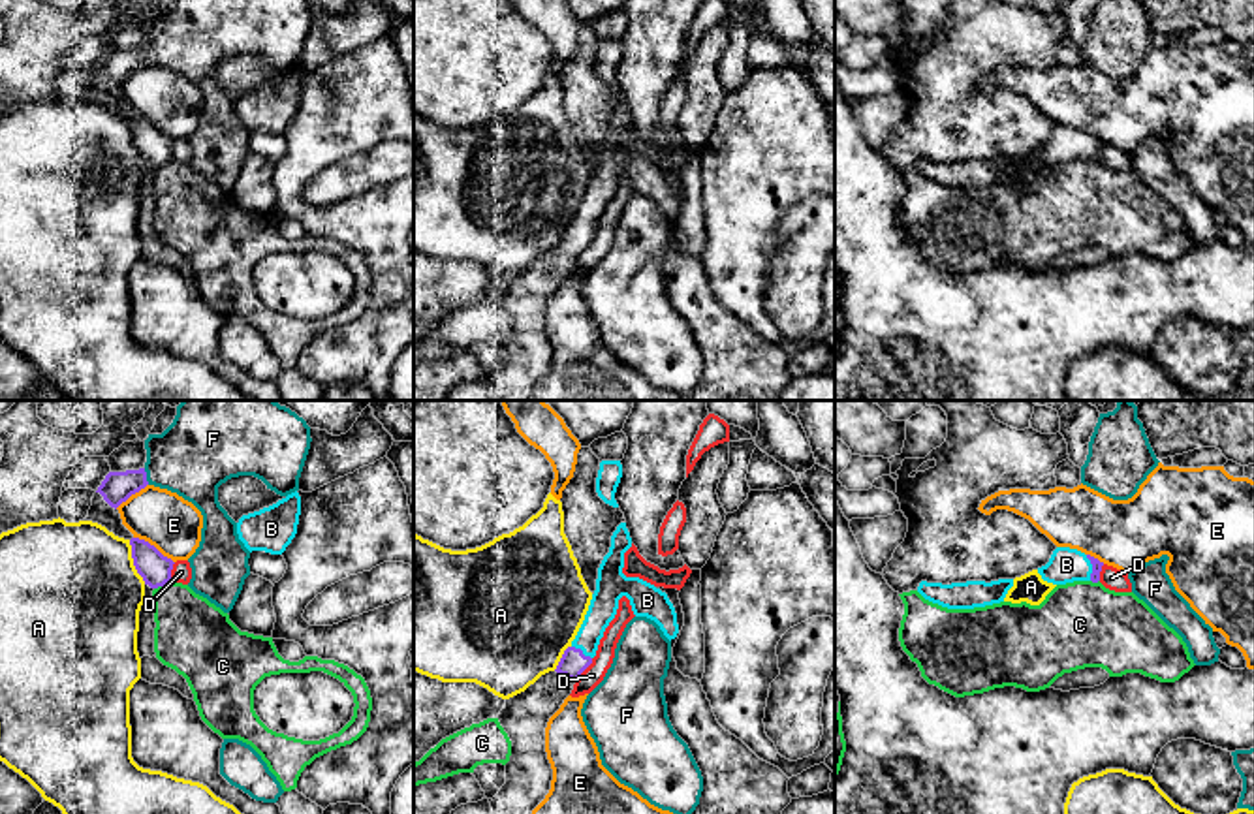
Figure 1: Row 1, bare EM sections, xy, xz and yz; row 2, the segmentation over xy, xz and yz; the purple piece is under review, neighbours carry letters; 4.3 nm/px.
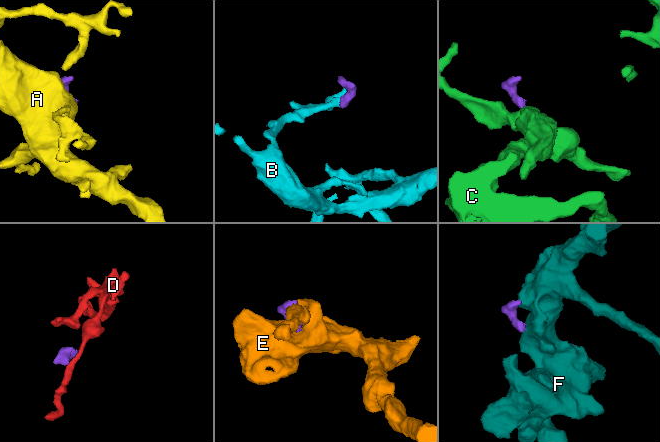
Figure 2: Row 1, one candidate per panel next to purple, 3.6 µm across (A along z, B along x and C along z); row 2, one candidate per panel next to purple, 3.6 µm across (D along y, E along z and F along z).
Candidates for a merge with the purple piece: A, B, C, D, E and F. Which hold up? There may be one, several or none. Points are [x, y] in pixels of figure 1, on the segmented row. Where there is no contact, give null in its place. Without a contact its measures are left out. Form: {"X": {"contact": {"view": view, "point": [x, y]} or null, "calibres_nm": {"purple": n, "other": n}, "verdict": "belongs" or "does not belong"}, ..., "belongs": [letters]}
{"A": {"contact": {"view": "xy", "point": [134, 563]}, "calibres_nm": {"purple": 140, "other": 500}, "verdict": "does not belong"}, "B": {"contact": {"view": "yz", "point": [1093, 568]}, "calibres_nm": {"purple": 50, "other": 150}, "verdict": "belongs"}, "C": {"contact": {"view": "xy", "point": [162, 585]}, "calibres_nm": {"purple": 140, "other": 320}, "verdict": "does not belong"}, "D": {"contact": {"view": "xz", "point": [585, 668]}, "calibres_nm": {"purple": 110, "other": 90}, "verdict": "does not belong"}, "E": {"contact": {"view": "xy", "point": [153, 546]}, "calibres_nm": {"purple": 140, "other": 240}, "verdict": "does not belong"}, "F": {"contact": {"view": "xy", "point": [145, 476]}, "calibres_nm": {"purple": 140, "other": 340}, "verdict": "does not belong"}, "belongs": ["B"]}

